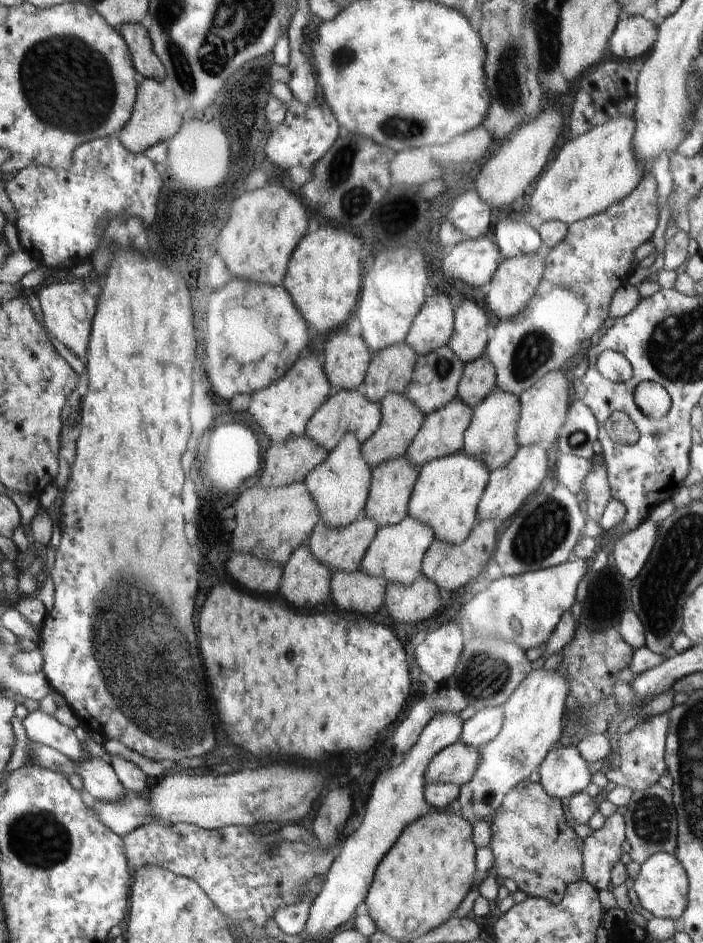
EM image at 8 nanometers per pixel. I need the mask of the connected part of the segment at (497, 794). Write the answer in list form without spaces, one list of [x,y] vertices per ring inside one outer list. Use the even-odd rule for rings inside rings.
[[[538,669],[528,676],[503,704],[504,722],[498,736],[481,750],[481,759],[470,782],[459,787],[456,802],[462,806],[462,816],[472,825],[472,796],[476,814],[492,816],[502,804],[502,799],[519,782],[526,781],[532,772],[537,771],[540,763],[550,749],[565,741],[564,725],[566,718],[567,680],[557,672]]]

